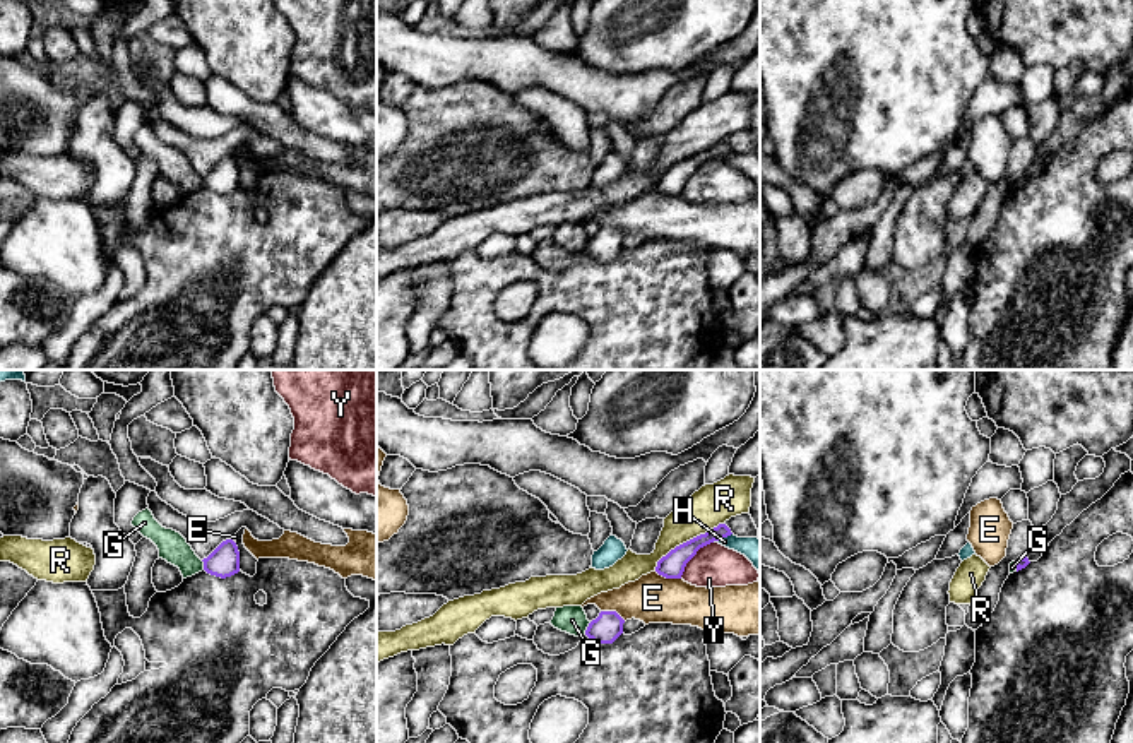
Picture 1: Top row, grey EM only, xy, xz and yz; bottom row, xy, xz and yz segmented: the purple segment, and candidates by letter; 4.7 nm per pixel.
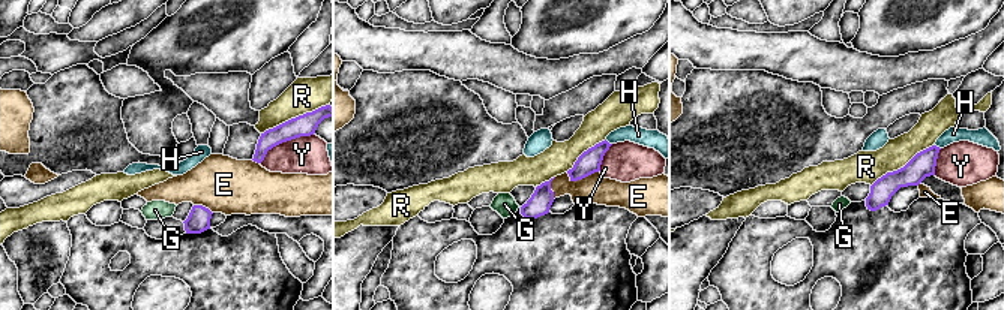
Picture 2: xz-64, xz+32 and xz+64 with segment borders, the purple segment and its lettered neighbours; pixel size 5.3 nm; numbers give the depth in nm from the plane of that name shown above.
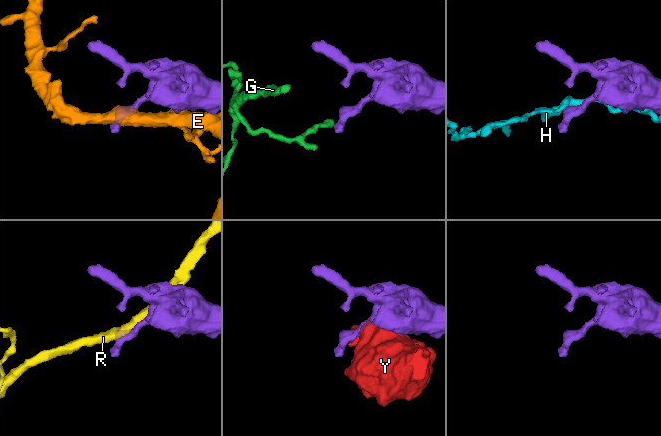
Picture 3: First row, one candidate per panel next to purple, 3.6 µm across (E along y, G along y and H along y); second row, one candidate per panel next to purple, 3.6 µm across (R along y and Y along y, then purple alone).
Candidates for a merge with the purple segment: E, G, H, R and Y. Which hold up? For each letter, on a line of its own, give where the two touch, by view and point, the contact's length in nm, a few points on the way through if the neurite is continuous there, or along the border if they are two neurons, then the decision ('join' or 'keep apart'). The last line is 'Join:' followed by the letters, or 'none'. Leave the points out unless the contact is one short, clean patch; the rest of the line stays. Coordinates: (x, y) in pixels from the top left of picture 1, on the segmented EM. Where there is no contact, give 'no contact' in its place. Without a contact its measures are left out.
E: xz (668, 577) | 130 nm | keep apart
G: xz (587, 627) | 70 nm | along xz (591, 622), (584, 632) | keep apart
H: xz (721, 538) | 100 nm | keep apart
R: xz (687, 541) | 400 nm | keep apart
Y: xz (694, 555) | 240 nm | keep apart
Join: none

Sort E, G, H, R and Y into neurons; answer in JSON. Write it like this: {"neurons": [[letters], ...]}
{"neurons": [["E"], ["G"], ["H"], ["R"], ["Y"]]}

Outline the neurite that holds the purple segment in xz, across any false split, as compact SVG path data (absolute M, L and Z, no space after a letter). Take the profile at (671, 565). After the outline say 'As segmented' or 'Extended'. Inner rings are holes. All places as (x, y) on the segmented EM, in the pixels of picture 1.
M719 524L717 527L700 534L674 550L671 550L666 556L657 562L655 572L666 579L681 579L686 563L697 555L697 551L714 541L721 541L731 536L731 529L726 524Z. As segmented

